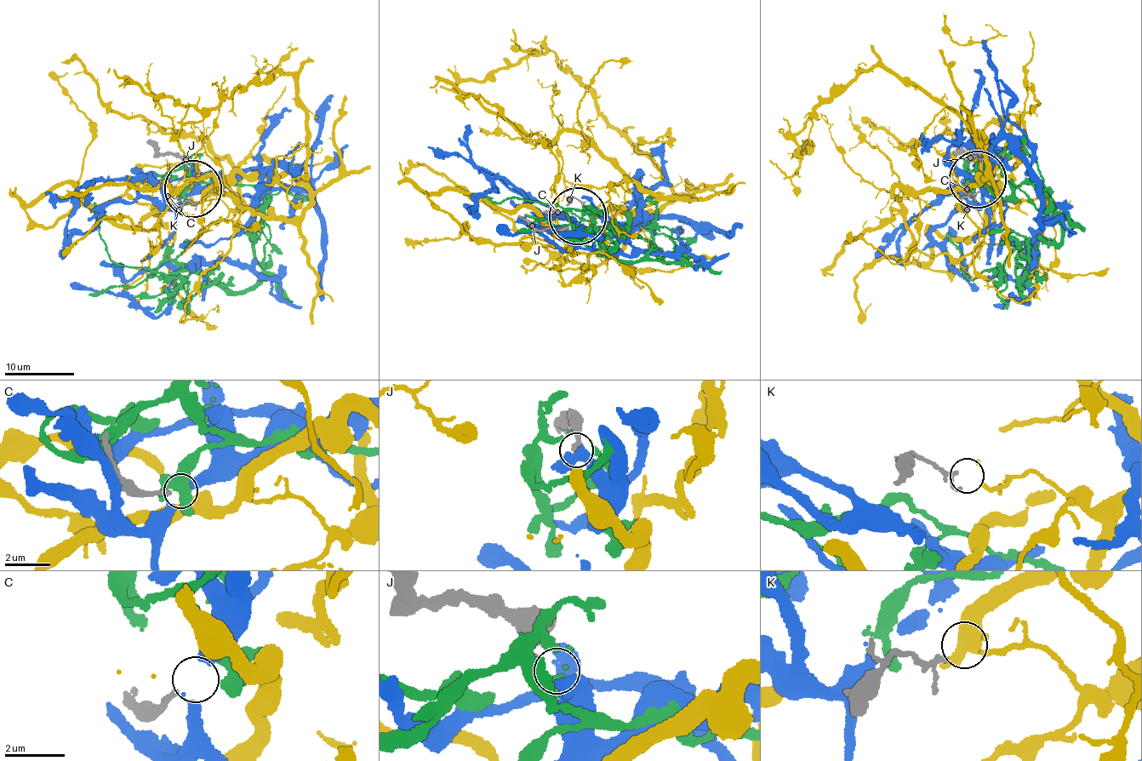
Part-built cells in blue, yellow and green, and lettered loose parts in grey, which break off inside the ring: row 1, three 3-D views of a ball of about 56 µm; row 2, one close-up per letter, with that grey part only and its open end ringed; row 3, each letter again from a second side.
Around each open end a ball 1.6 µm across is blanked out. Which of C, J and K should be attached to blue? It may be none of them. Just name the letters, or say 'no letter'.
J

